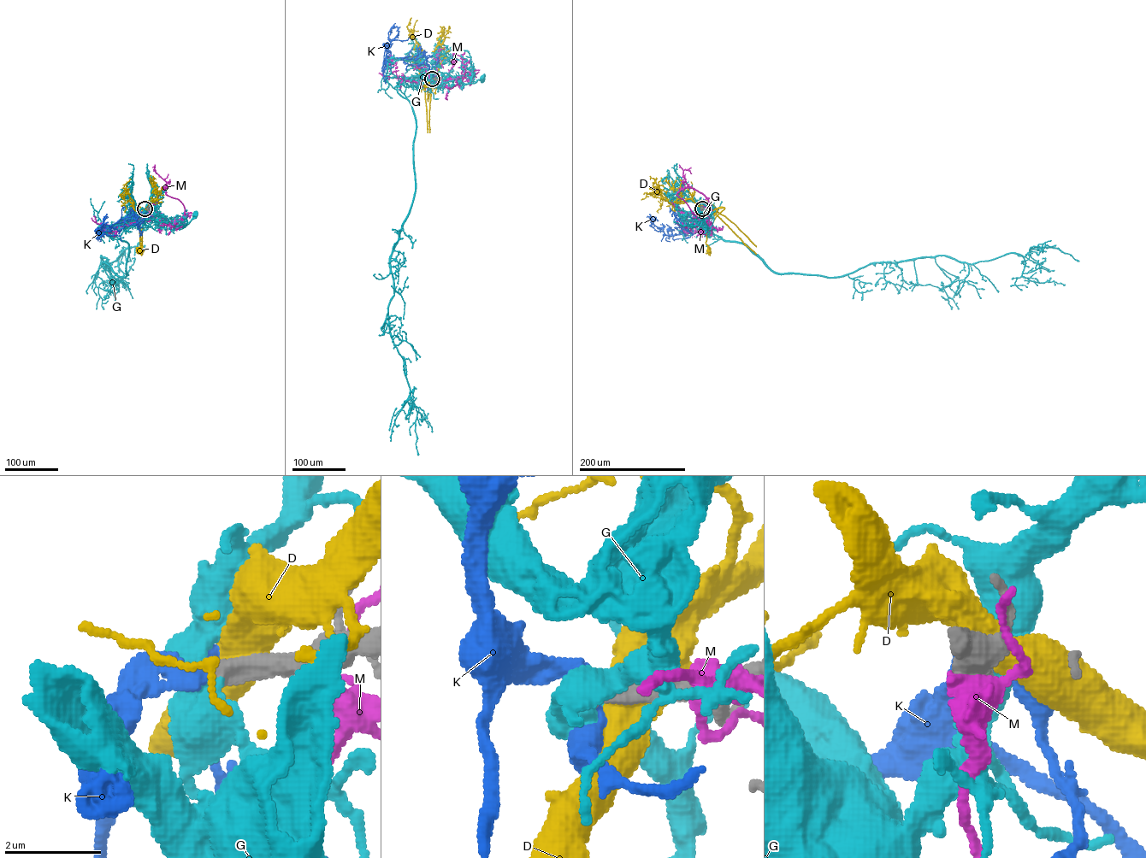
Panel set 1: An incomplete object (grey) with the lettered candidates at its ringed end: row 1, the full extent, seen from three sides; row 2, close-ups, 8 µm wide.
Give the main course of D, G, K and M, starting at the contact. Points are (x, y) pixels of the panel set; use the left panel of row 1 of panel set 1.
D: (145, 208), (143, 214), (140, 208), (140, 250)
G: (144, 208), (147, 216), (179, 228), (184, 227), (195, 214)
K: (144, 208), (144, 212), (132, 214), (99, 232), (101, 237), (97, 237), (97, 230)
M: (146, 208), (143, 220), (164, 187), (184, 207), (175, 223), (158, 226), (155, 216)

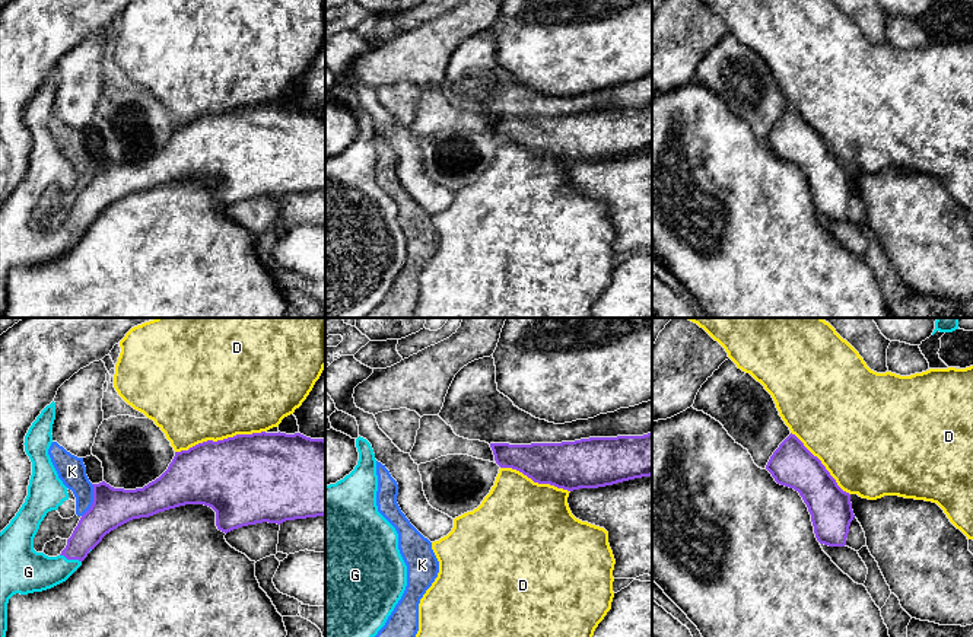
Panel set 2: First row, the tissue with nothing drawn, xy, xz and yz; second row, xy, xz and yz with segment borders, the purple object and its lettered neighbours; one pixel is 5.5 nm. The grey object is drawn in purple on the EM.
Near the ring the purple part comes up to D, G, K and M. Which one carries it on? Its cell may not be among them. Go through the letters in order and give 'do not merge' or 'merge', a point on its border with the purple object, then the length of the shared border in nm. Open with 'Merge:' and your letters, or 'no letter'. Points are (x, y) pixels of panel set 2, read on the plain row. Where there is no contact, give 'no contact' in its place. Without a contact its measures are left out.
Merge: G
D: do not merge | xy (219, 114) | 500 nm
G: merge | xy (70, 232) | 130 nm
K: do not merge | xy (94, 174) | 190 nm
M: do not merge | no contact

